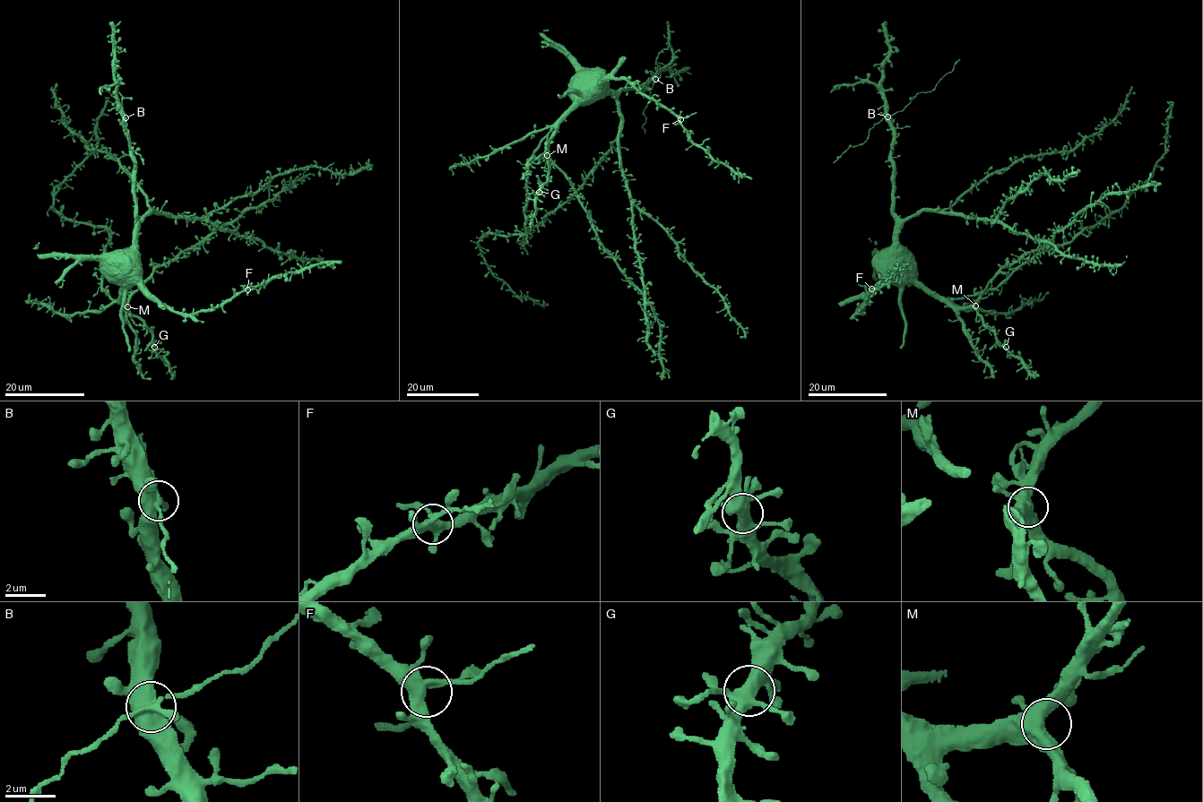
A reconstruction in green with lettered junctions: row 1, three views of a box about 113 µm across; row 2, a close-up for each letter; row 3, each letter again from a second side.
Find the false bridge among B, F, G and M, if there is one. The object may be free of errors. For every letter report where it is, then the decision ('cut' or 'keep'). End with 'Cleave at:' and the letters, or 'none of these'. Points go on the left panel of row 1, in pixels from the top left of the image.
B: (125, 117) | keep
F: (247, 289) | keep
G: (154, 347) | keep
M: (127, 306) | keep
Cleave at: none of these

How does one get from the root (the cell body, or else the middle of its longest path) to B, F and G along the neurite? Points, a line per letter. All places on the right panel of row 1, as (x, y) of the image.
B: (897, 263), (899, 250), (895, 246), (896, 213), (891, 157), (893, 135), (887, 116)
F: (897, 263), (898, 267), (885, 280), (878, 280), (858, 312), (862, 309), (871, 288)
G: (897, 263), (907, 280), (920, 281), (955, 305), (973, 306), (995, 339), (1006, 347)

